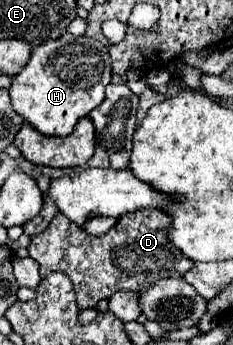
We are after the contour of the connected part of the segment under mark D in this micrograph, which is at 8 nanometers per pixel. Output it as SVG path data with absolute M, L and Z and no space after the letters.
M139 209L121 215L113 229L95 237L71 223L63 213L57 213L45 231L31 237L27 249L41 265L41 277L51 271L67 273L77 293L77 307L95 309L99 299L109 299L119 289L141 293L159 279L183 277L195 265L171 245L169 227L171 215L159 209Z

